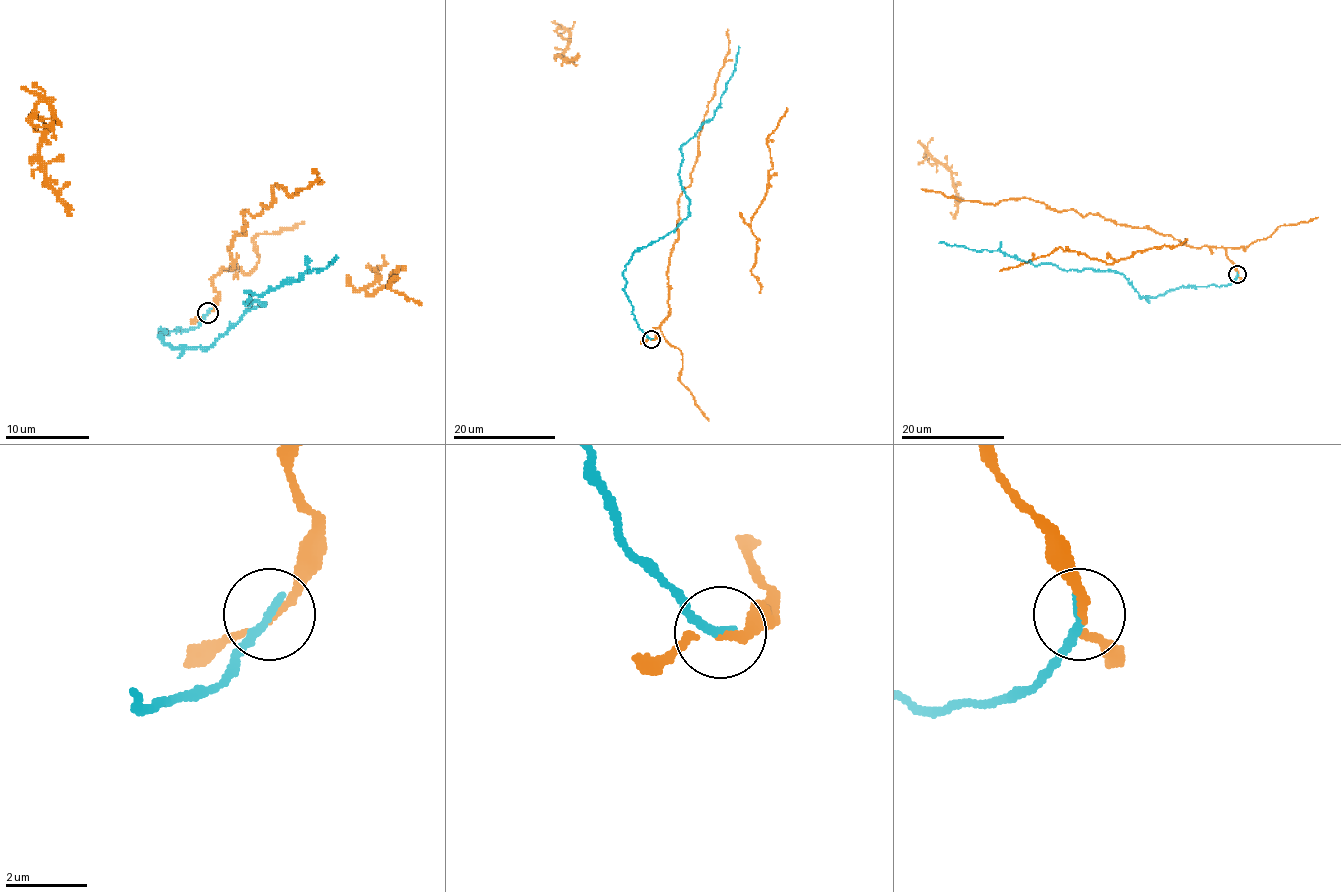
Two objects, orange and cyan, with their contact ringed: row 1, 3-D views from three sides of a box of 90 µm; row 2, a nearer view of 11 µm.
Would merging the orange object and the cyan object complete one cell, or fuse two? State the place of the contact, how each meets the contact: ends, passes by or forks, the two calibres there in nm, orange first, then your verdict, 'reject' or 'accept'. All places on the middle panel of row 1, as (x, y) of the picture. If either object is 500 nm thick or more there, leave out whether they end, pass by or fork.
place (651, 339); orange passes by; cyan ends; calibres 150 and 240 nm; reject

